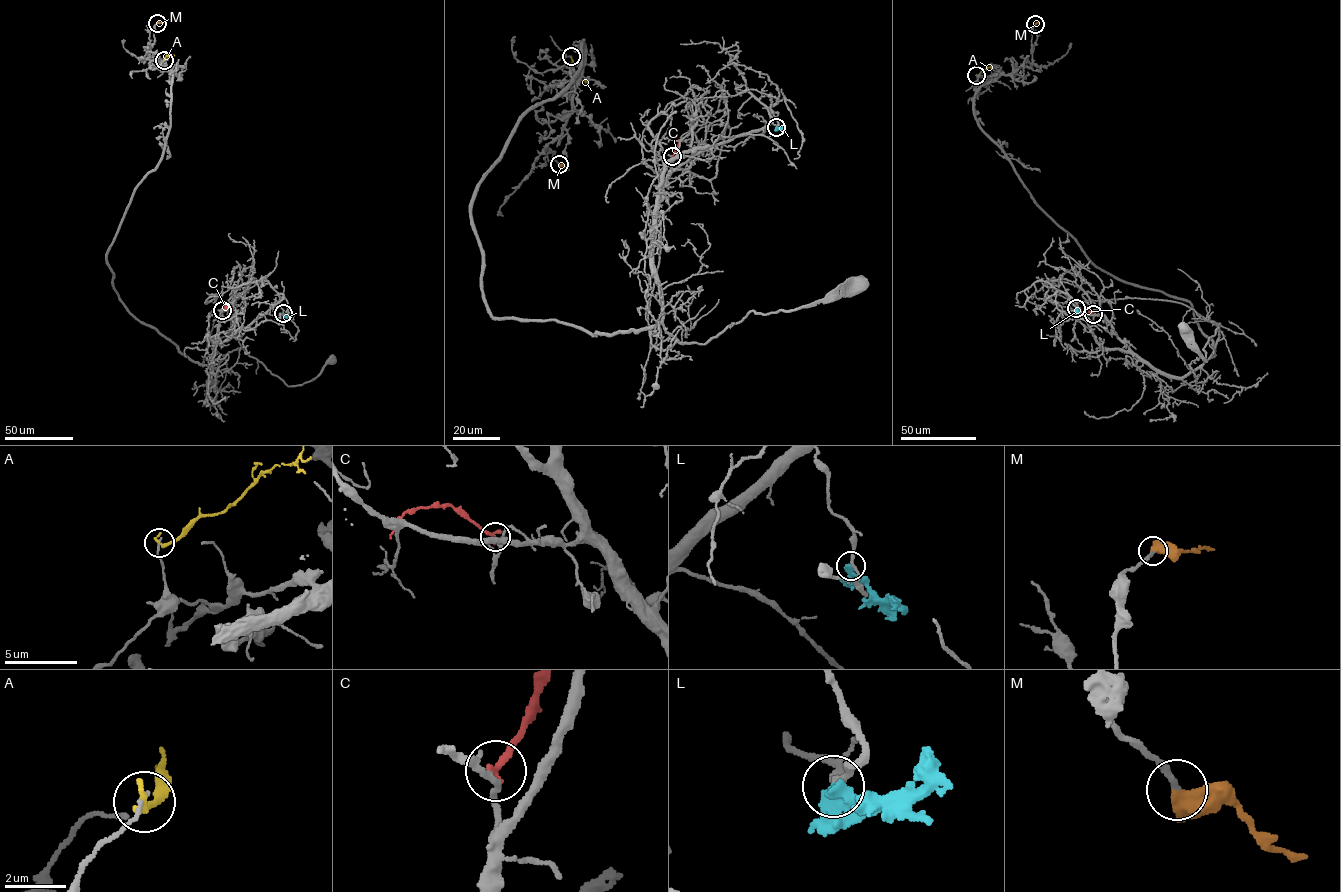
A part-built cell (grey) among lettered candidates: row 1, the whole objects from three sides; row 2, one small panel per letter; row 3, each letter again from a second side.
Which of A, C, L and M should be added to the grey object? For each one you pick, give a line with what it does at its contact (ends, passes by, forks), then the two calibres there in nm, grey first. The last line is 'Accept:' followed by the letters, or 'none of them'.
M: it ends there; 200 nm thick on the grey side, 600 nm on the other
Accept: M

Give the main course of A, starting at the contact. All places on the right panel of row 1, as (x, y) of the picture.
A: (976, 75), (991, 64)

